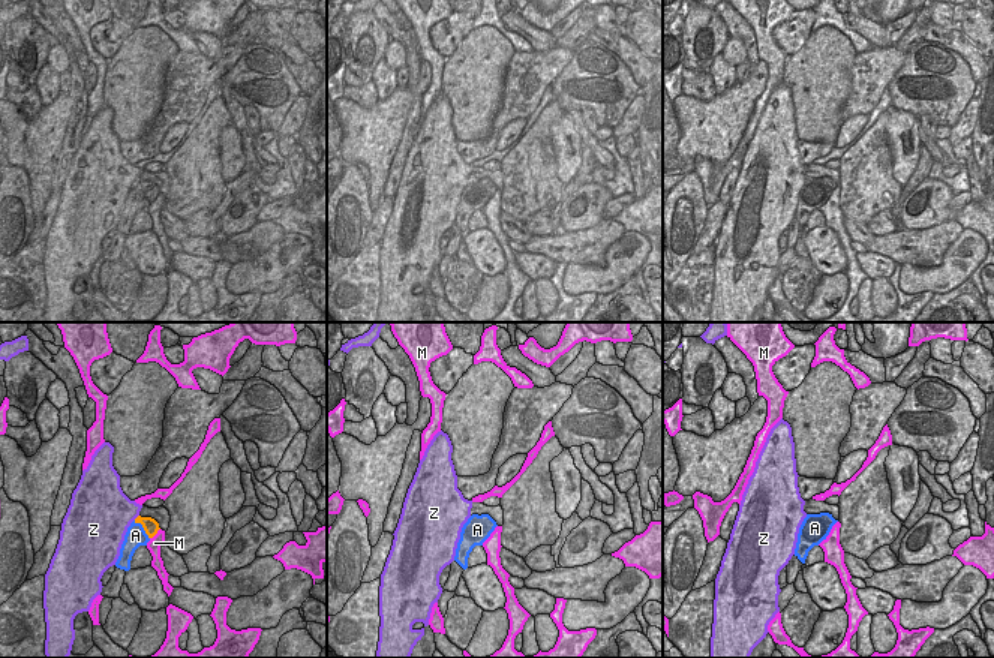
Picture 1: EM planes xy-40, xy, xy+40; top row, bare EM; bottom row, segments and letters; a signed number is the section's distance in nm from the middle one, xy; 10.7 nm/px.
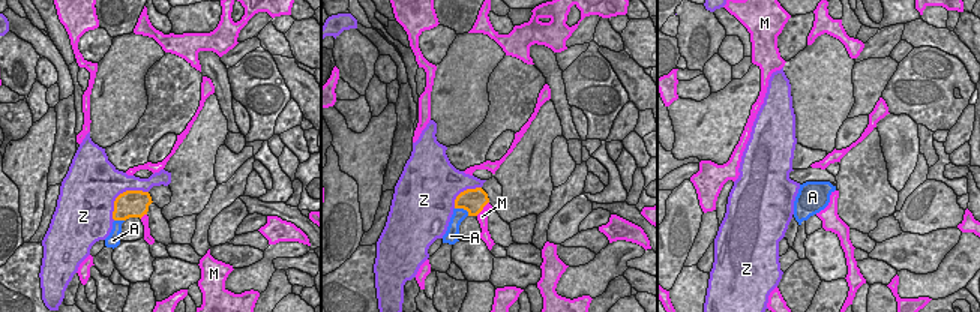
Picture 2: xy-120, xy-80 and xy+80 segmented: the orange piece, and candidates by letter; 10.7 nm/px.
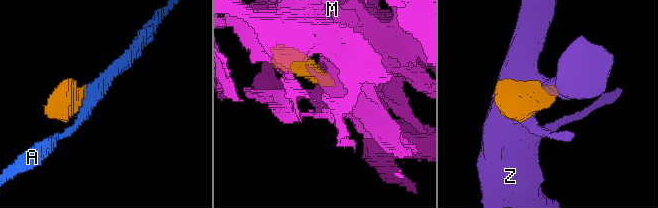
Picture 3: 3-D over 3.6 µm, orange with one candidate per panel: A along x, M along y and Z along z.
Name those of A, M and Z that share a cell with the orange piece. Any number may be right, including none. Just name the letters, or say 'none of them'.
A

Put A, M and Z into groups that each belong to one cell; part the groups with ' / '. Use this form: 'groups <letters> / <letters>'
groups A / M / Z

